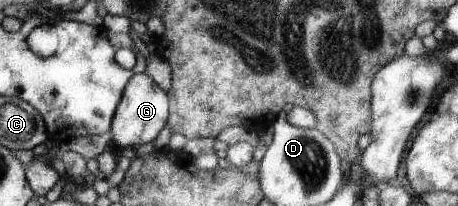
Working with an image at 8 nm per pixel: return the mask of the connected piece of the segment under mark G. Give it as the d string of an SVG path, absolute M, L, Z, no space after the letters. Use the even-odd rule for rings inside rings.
M144 71L134 76L124 91L121 103L113 115L112 129L109 131L111 139L122 149L136 149L158 137L169 115L168 94Z

